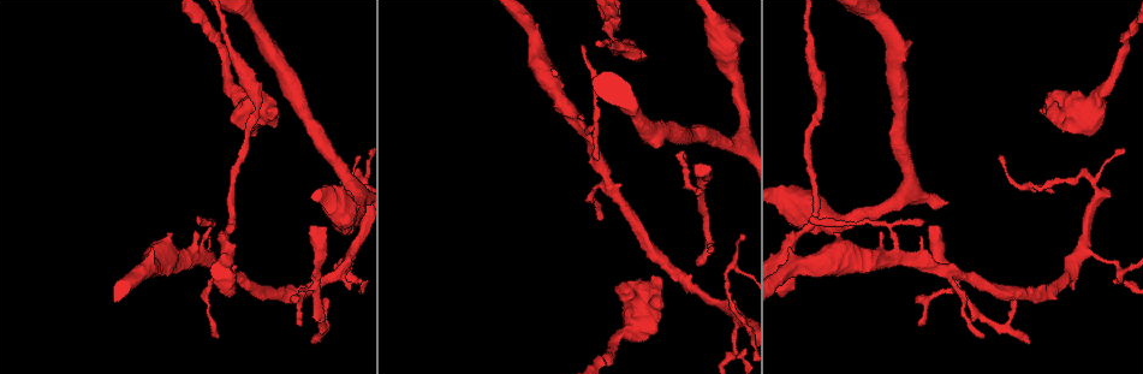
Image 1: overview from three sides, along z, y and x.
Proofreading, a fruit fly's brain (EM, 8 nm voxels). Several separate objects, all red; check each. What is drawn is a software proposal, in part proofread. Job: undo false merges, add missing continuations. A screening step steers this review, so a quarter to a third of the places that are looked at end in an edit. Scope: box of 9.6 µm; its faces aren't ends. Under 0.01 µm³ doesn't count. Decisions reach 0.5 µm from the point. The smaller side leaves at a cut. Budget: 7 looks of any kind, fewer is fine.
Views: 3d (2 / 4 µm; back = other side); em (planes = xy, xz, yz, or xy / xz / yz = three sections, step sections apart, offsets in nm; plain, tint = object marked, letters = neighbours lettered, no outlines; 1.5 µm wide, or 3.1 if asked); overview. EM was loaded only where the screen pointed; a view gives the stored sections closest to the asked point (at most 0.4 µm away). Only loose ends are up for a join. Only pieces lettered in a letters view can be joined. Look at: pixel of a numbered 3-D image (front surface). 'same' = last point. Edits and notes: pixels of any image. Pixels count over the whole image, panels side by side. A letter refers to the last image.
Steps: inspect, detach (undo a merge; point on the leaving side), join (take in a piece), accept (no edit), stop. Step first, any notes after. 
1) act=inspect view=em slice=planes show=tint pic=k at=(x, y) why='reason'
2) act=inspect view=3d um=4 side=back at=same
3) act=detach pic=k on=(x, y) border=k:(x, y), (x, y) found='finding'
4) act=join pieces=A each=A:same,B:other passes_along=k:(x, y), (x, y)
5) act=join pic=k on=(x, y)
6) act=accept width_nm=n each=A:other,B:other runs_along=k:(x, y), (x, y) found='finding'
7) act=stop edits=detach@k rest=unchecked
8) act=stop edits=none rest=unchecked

act=inspect view=3d um=2 pic=1 at=(210, 228) why='abrupt turn'

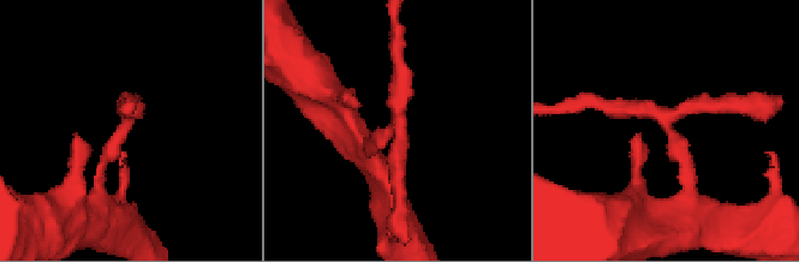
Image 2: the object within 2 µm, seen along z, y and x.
act=inspect view=em slice=planes show=letters pic=2 at=(126, 121) why='need the tissue'

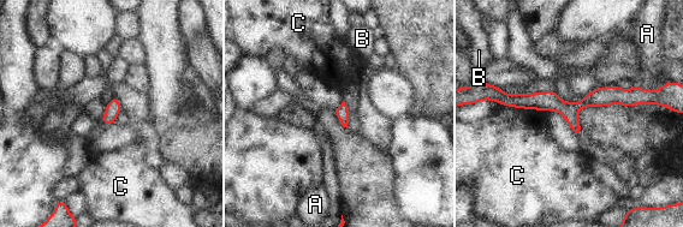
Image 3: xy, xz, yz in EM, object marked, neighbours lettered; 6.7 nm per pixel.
act=accept each=A:other,B:other,C:other found='all the same cell'

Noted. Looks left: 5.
act=inspect view=em slice=planes show=letters pic=1 at=(277, 112) why='free end'

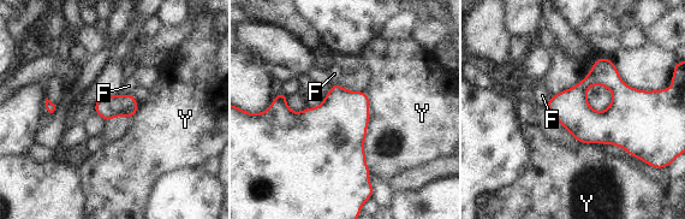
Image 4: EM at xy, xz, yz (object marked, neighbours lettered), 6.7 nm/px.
act=accept each=F:other,Y:other border=4:(581, 142), (602, 142), (606, 144) found='none of them fits'

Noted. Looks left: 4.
act=inspect view=3d um=4 pic=1 at=(1028, 342) why='free end'

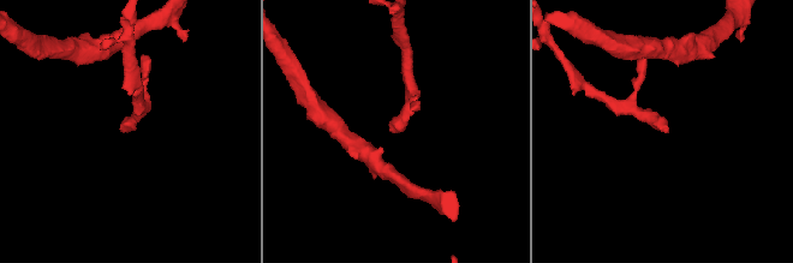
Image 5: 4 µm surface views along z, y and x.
act=inspect view=em slice=xy step=8 show=letters pic=5 at=(395, 132)

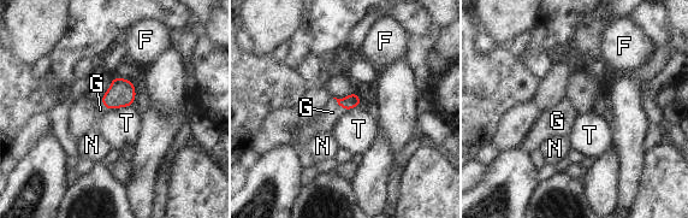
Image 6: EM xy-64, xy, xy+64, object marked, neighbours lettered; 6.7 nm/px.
act=inspect view=em slice=planes show=letters at=same why='another direction'

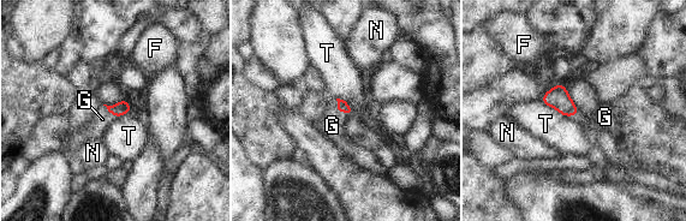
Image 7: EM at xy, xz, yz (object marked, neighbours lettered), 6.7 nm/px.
act=join pieces=G each=F:other,G:same,N:other,T:other passes_along=7:(342, 106), (338, 108), (332, 125) found='it goes on there'

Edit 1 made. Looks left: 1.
act=stop edits=join@7 rest=unchecked

